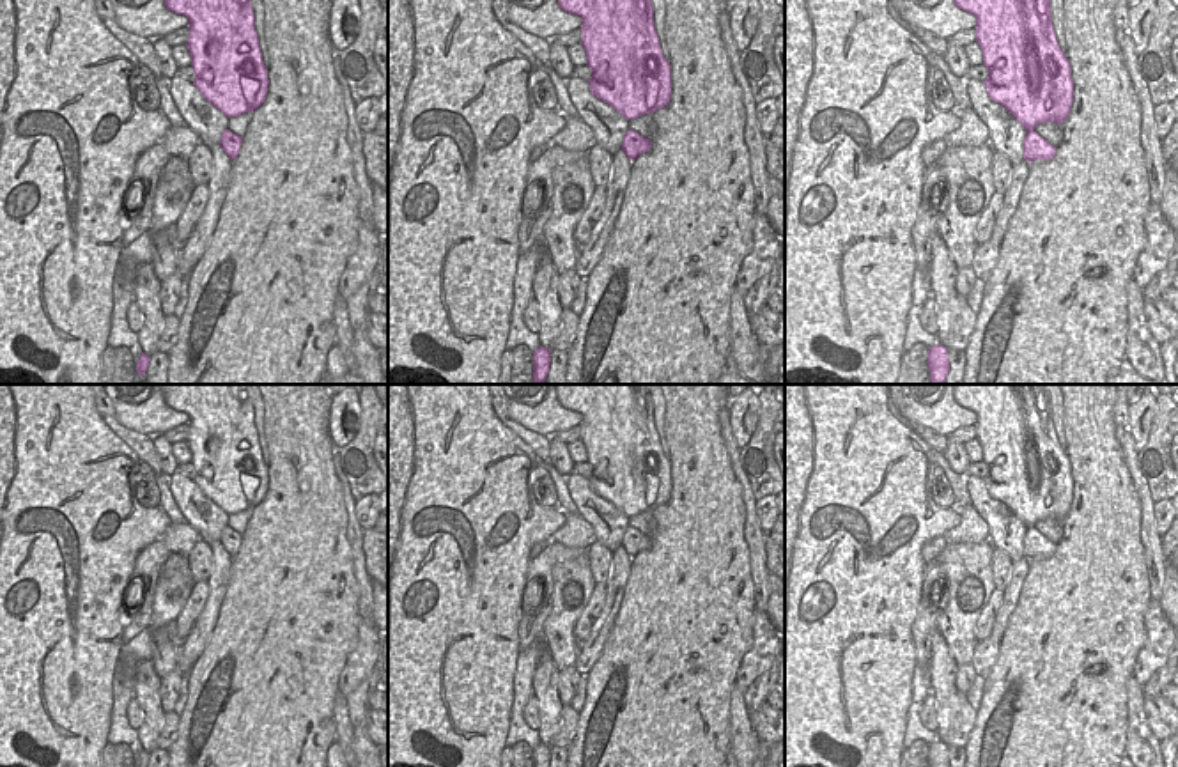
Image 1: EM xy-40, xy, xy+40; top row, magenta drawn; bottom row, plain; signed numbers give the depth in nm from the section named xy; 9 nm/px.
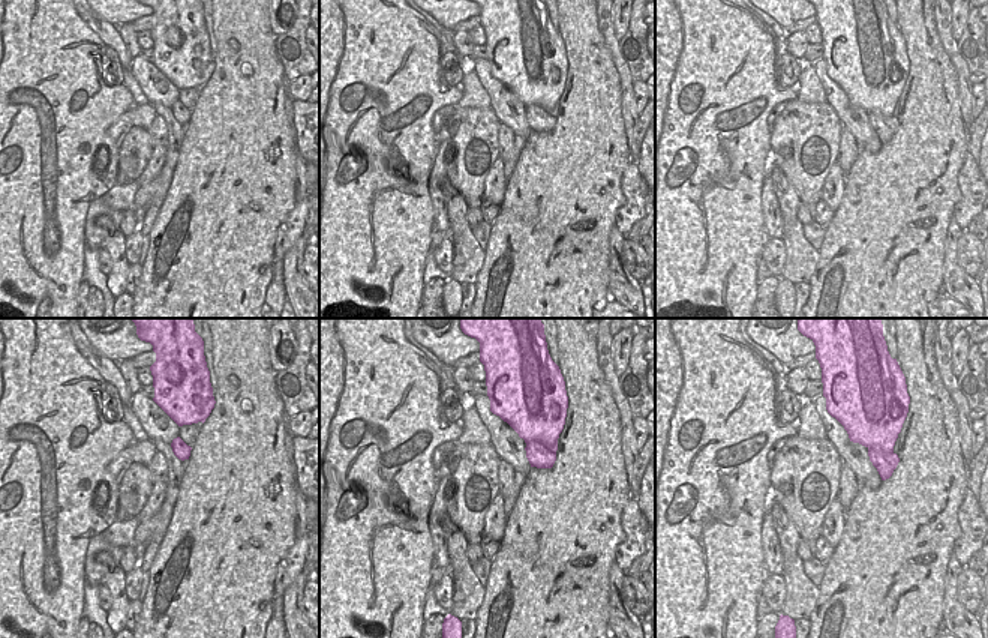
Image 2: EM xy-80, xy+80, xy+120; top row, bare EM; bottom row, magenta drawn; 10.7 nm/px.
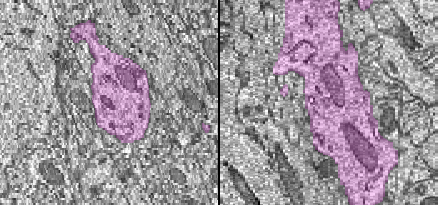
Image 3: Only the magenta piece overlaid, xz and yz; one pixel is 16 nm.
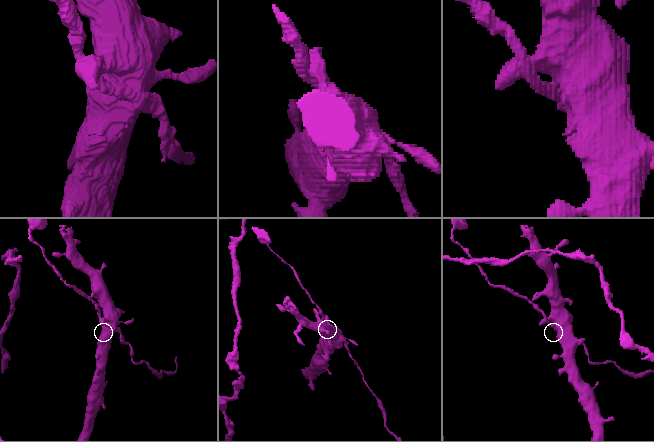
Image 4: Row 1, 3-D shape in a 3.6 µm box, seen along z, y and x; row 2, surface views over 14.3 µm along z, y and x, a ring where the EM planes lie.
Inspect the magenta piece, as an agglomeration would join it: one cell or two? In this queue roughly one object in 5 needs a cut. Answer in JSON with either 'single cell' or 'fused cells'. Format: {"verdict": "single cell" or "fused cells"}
{"verdict": "fused cells"}

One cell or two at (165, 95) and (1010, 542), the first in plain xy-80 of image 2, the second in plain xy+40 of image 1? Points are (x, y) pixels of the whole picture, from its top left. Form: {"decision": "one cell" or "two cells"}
{"decision": "one cell"}

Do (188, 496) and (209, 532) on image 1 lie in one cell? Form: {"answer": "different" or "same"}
{"answer": "same"}

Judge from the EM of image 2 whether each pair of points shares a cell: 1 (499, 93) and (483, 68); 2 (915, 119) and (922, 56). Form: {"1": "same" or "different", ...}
{"1": "same", "2": "same"}

